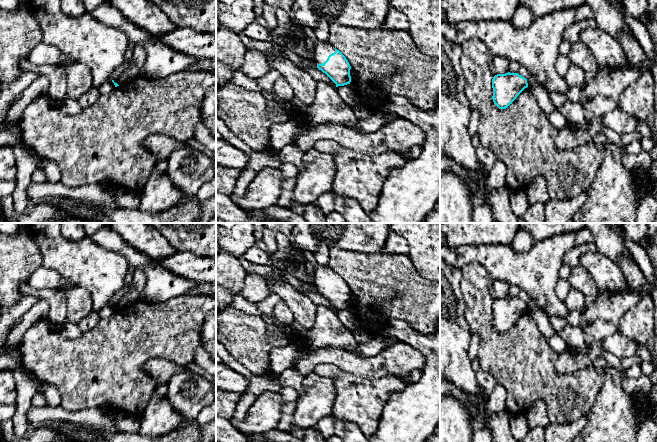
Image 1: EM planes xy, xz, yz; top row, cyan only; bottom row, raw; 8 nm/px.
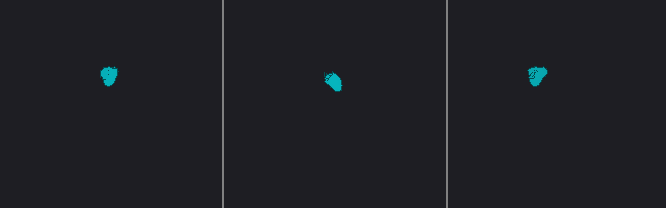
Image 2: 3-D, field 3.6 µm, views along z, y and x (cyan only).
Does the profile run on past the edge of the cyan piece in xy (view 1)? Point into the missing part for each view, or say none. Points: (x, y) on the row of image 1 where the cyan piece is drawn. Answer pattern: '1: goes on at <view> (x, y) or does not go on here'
1: does not go on here

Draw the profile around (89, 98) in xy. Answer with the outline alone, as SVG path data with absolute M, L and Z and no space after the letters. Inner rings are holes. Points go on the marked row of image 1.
M93 86L76 101L81 107L88 108L96 102L100 95L99 89Z

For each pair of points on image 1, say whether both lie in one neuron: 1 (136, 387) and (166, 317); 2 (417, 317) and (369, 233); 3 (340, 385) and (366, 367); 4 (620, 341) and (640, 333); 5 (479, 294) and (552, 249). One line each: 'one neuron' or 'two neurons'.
1: one neuron
2: two neurons
3: two neurons
4: two neurons
5: two neurons

